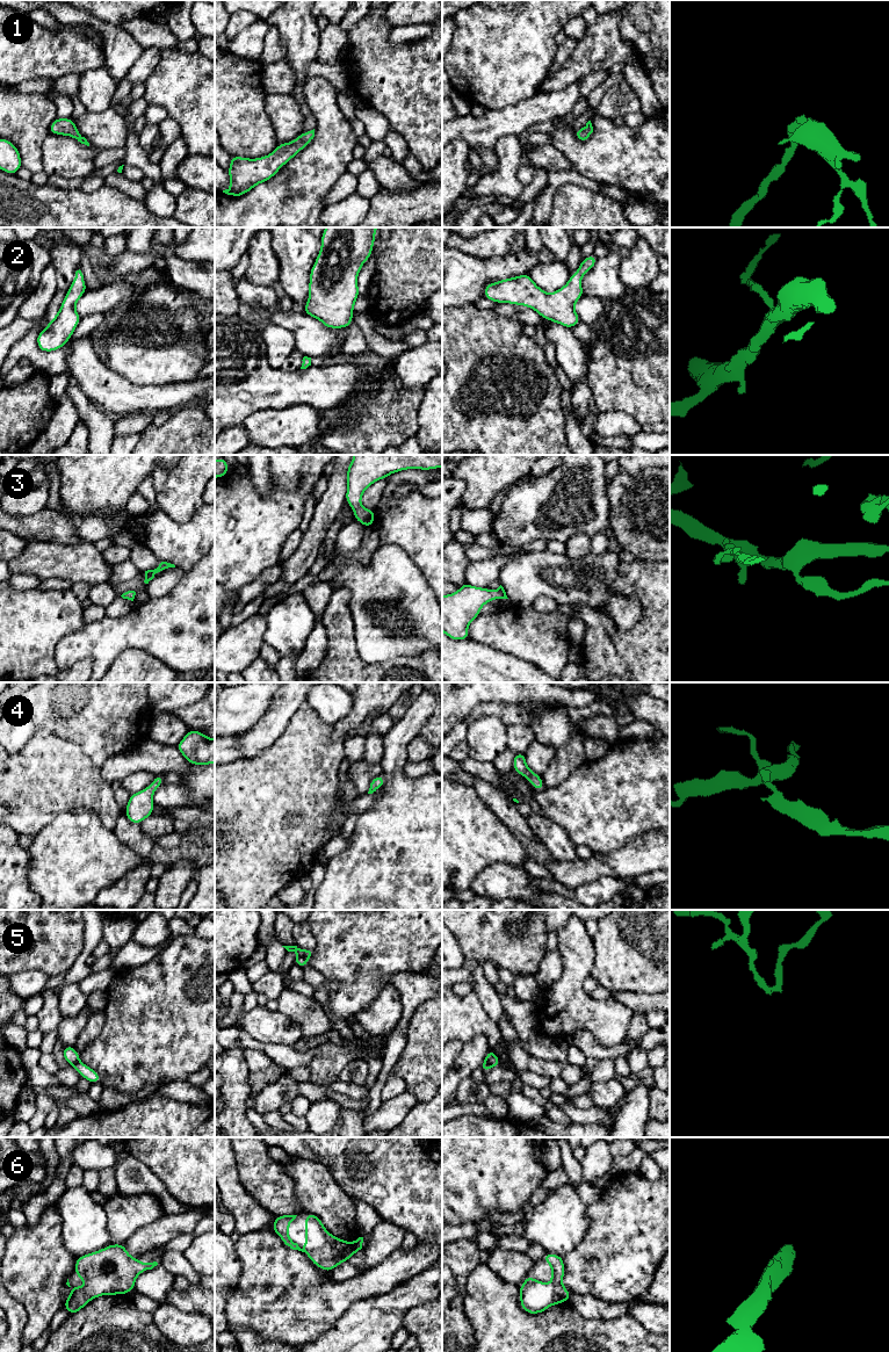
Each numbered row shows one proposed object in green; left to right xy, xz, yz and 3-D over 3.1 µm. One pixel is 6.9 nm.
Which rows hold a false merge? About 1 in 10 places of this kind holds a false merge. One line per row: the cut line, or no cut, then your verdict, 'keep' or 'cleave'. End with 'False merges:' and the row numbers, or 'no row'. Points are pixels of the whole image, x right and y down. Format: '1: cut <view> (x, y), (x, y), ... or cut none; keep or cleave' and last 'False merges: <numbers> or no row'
1: cut none; keep
2: cut none; keep
3: cut none; keep
4: cut none; keep
5: cut xz (297, 954), (306, 961); cleave
6: cut none; keep
False merges: 5

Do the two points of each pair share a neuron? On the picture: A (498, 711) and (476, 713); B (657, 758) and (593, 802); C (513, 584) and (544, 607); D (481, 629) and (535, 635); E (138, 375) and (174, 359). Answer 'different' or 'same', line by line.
A: same
B: same
C: different
D: same
E: same

